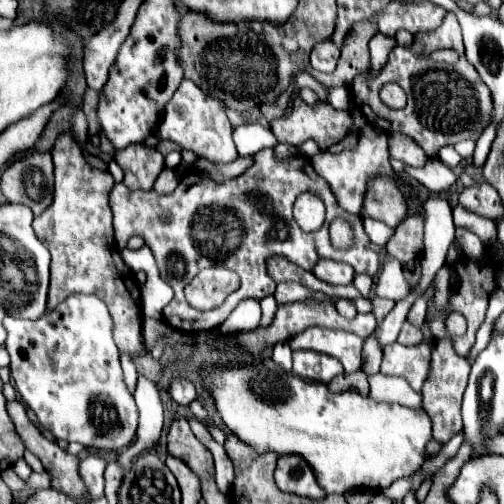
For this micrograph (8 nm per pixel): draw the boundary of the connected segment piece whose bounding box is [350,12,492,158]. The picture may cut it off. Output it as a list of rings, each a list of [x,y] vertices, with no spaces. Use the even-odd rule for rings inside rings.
[[[448,12],[442,26],[430,34],[416,34],[416,42],[412,48],[396,46],[390,54],[386,68],[374,80],[366,80],[366,76],[358,76],[352,84],[354,104],[366,116],[370,124],[384,132],[398,132],[410,136],[428,158],[438,158],[438,150],[442,146],[454,146],[460,140],[476,140],[482,130],[492,120],[492,94],[480,82],[476,70],[466,62],[464,44],[460,34],[460,24],[454,12]],[[436,50],[454,50],[458,60],[454,64],[436,62],[432,54],[422,56],[422,52],[436,52]],[[396,82],[408,94],[408,104],[404,110],[392,110],[382,104],[378,92],[384,84]]]

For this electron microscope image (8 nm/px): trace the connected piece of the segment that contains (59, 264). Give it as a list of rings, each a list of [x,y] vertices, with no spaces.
[[[70,134],[58,136],[52,150],[52,160],[56,176],[54,202],[42,216],[34,218],[34,232],[52,254],[46,312],[54,310],[64,298],[68,298],[68,294],[96,294],[110,310],[118,350],[138,356],[144,352],[140,286],[134,272],[128,270],[120,258],[120,250],[114,242],[112,210],[108,206],[108,192],[114,186],[114,178],[110,172],[92,168]]]

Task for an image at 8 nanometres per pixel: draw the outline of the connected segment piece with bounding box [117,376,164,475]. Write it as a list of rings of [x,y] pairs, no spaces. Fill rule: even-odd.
[[[144,376],[138,378],[134,398],[138,404],[138,414],[140,414],[138,440],[135,442],[135,448],[126,449],[117,459],[125,471],[124,475],[131,470],[132,459],[147,449],[156,438],[160,438],[162,424],[164,424],[164,408],[162,408],[158,388],[148,378]]]

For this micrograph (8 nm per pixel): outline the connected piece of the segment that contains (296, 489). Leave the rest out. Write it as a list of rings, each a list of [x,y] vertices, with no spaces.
[[[298,456],[278,458],[274,480],[282,492],[300,494],[300,496],[316,498],[316,500],[324,498],[324,490],[318,486],[310,466]]]

